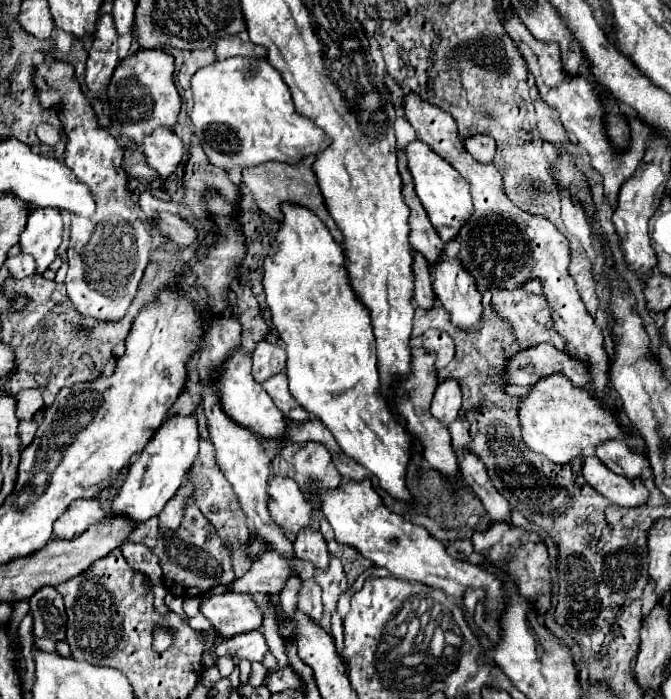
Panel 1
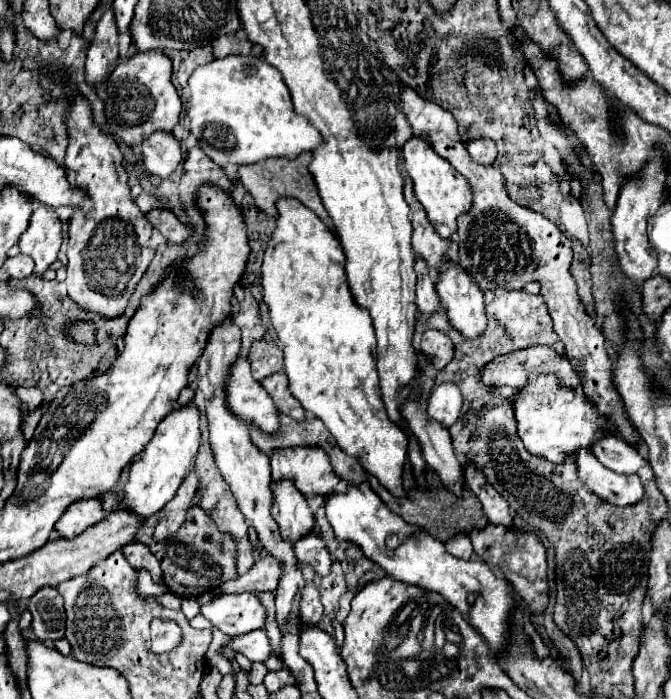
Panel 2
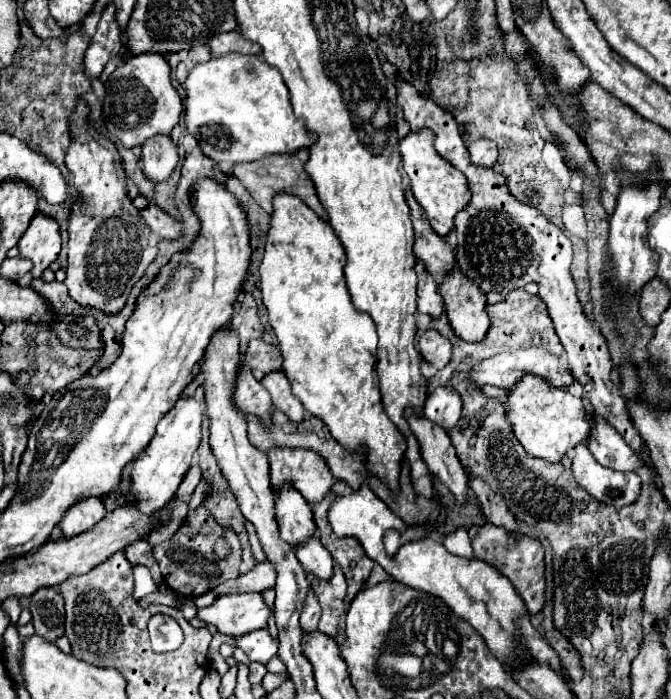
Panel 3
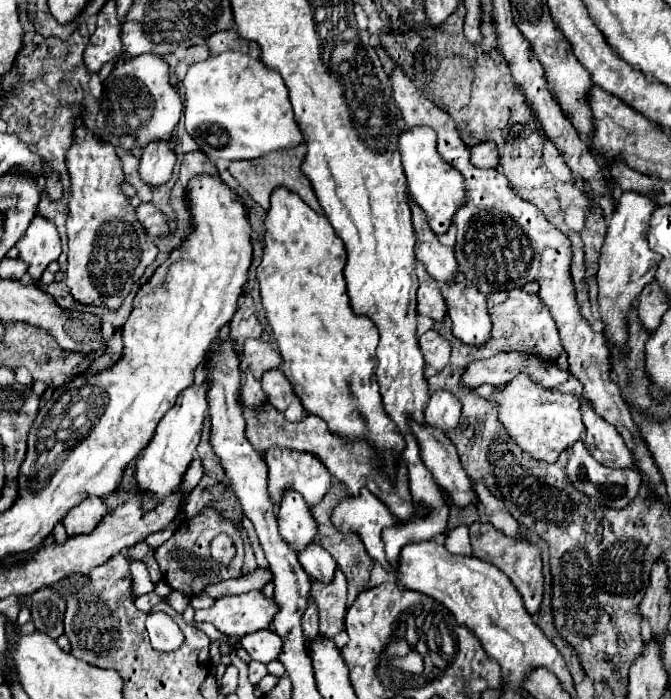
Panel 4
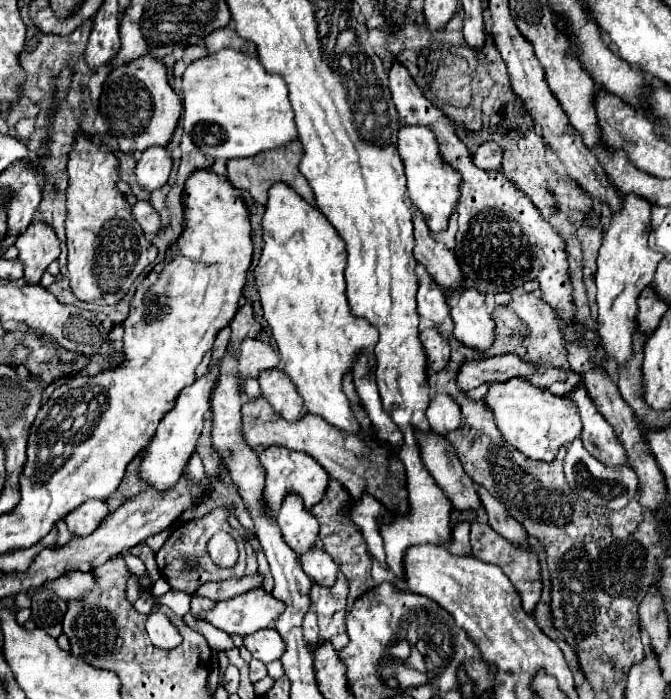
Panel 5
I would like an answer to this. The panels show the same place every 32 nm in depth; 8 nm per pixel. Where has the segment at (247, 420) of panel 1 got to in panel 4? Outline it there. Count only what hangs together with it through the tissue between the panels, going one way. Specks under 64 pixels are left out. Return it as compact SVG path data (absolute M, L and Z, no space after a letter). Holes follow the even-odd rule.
M248 374L248 376L242 380L240 398L242 398L242 404L244 404L244 406L256 406L256 408L266 400L266 396L264 396L264 392L262 392L262 388L260 388L260 382L258 382L252 374Z

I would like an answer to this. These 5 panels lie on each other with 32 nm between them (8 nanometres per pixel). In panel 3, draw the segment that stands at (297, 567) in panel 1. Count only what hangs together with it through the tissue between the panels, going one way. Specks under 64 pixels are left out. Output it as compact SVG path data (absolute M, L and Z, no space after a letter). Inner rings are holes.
M270 562L256 564L248 574L238 576L234 580L226 580L224 584L218 584L210 592L214 596L224 596L224 594L242 594L242 592L264 592L266 588L274 586L276 582L276 572Z

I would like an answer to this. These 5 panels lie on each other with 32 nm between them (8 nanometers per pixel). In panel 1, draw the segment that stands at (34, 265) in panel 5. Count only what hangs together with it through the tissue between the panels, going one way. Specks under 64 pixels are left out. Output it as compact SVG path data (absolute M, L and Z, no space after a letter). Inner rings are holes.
M32 208L28 216L28 226L20 234L20 248L24 254L34 256L36 274L54 262L58 246L62 242L62 218L56 208Z

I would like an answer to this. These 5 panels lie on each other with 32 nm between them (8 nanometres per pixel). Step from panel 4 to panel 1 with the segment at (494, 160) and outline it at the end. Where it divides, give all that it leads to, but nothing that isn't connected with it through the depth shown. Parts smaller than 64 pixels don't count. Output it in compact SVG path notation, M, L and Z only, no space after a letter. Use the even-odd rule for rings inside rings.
M474 136L474 138L468 138L464 142L464 146L472 154L472 158L476 162L482 162L482 164L492 162L494 156L496 156L496 142L490 136Z

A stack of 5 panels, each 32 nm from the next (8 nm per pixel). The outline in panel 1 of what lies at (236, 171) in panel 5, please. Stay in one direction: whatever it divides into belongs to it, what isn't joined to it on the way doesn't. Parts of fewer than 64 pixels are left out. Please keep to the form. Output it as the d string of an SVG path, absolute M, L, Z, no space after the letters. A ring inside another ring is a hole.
M304 156L300 158L298 162L294 164L288 164L288 162L268 162L268 164L258 164L256 168L244 168L242 170L242 182L244 186L252 192L254 196L254 202L258 204L258 208L266 214L270 214L272 218L280 218L280 204L282 202L298 202L300 206L312 210L326 226L328 230L332 232L332 236L342 242L342 234L340 230L336 228L334 220L330 218L326 206L324 206L324 200L322 200L322 194L320 194L320 188L316 184L316 176L312 172L312 162L314 162L314 156Z

